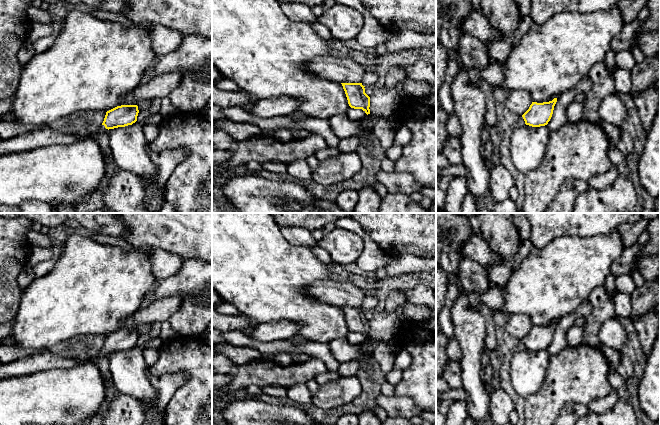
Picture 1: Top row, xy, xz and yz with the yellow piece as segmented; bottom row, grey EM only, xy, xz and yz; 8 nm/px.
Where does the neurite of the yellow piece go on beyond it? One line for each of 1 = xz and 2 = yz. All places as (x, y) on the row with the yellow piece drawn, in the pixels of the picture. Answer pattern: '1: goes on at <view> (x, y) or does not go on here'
1: does not go on here
2: does not go on here

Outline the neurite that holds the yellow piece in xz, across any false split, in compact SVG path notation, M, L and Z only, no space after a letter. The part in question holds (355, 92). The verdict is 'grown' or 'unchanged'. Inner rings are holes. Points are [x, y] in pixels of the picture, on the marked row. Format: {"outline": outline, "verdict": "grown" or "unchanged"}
{"outline": "M341 83L351 108L362 109L370 114L370 97L365 93L362 83Z", "verdict": "unchanged"}

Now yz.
{"outline": "M557 98L543 103L532 102L529 109L522 115L525 124L532 127L547 125L552 117L556 102Z", "verdict": "unchanged"}

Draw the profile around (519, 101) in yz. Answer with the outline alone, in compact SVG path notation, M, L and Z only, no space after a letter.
M526 90L511 91L506 100L506 107L517 115L523 115L532 104L532 98Z

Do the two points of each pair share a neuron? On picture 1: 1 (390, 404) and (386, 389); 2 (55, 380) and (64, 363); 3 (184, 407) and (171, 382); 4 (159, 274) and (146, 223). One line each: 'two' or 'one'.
1: two
2: two
3: two
4: two

